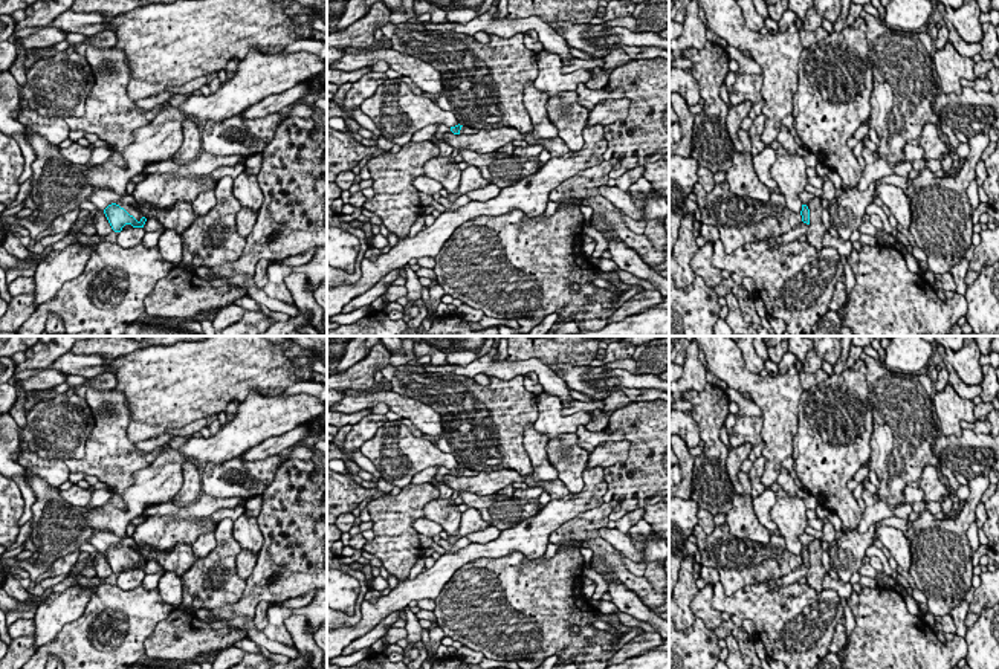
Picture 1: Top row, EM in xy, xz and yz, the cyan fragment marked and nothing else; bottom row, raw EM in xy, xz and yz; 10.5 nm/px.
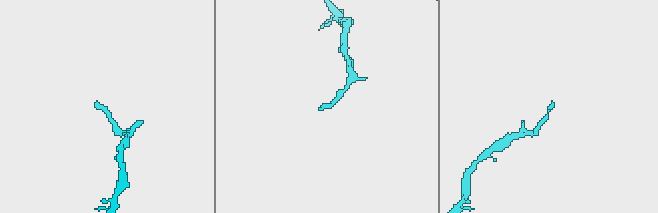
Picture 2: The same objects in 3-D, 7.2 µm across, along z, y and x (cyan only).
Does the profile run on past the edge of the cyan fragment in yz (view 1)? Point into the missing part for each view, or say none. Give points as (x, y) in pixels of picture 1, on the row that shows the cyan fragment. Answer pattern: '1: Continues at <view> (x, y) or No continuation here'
1: Continues at yz (805, 197)

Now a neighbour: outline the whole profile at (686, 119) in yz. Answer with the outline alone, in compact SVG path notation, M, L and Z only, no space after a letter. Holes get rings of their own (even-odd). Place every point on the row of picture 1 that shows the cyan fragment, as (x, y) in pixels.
M680 93L671 95L671 105L678 116L681 141L675 147L669 147L669 156L690 157L695 115L689 110L689 104Z

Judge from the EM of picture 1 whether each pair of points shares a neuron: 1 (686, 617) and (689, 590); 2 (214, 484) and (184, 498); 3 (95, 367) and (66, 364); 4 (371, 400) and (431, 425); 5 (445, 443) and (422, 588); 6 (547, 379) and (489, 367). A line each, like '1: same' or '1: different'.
1: same
2: different
3: same
4: same
5: different
6: same

